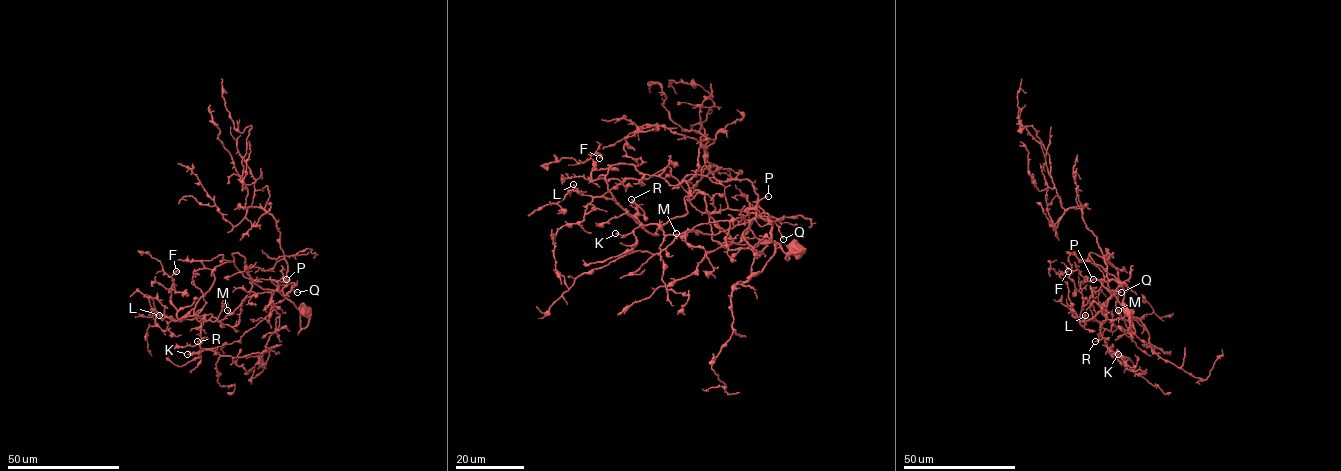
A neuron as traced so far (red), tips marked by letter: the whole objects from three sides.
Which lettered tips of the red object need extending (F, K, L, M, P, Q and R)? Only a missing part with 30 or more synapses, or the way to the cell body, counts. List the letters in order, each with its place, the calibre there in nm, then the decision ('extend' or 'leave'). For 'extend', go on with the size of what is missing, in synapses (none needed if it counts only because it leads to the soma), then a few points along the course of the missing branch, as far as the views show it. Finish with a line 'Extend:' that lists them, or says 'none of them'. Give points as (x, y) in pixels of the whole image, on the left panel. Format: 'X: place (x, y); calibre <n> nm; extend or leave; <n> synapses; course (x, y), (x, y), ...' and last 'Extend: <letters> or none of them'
F: place (176, 271); calibre 200 nm; leave
K: place (187, 354); calibre 150 nm; leave
L: place (159, 315); calibre 160 nm; leave
M: place (227, 310); calibre 220 nm; extend; 40 synapses; course (227, 310), (218, 300), (204, 299), (194, 283)
P: place (286, 279); calibre 190 nm; extend; 120 synapses; course (286, 279), (293, 267), (288, 260), (285, 262), (275, 252), (237, 251)
Q: place (297, 292); calibre 190 nm; leave
R: place (197, 341); calibre 200 nm; leave
Extend: M, P

